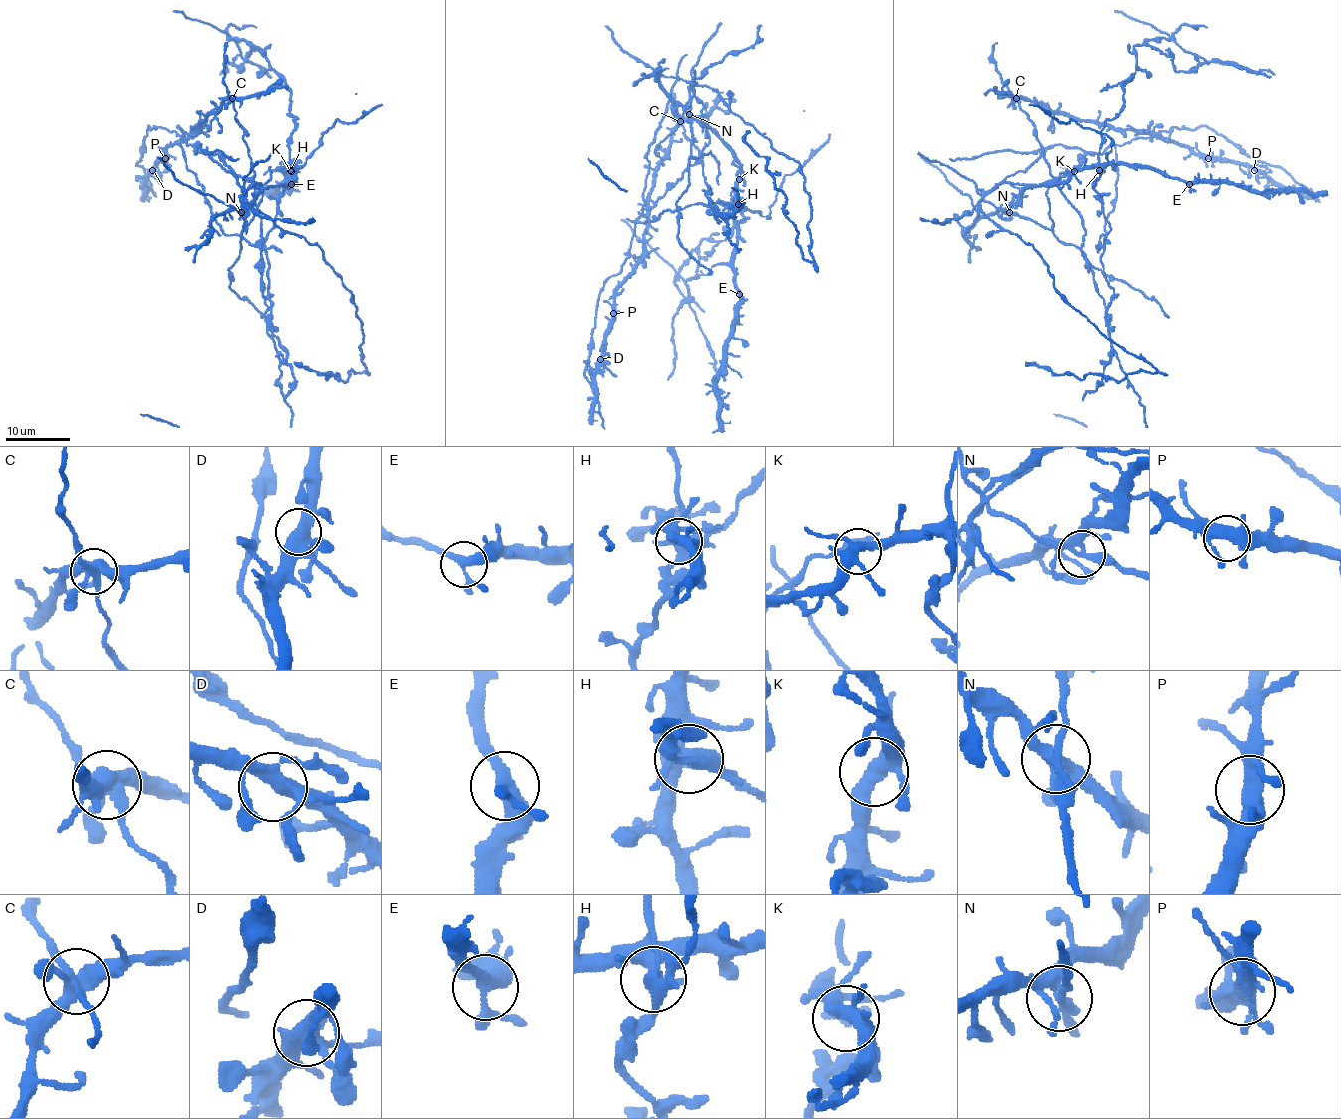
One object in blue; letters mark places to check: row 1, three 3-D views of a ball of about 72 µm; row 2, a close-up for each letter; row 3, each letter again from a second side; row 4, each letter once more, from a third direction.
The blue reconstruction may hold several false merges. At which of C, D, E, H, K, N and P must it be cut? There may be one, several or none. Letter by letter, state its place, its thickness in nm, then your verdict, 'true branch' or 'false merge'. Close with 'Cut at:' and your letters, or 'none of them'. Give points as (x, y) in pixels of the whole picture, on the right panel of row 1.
C: at (1016, 98); 400 nm thick; false merge
D: at (1254, 170); 400 nm thick; true branch
E: at (1189, 184); 340 nm thick; true branch
H: at (1099, 170); 440 nm thick; false merge
K: at (1074, 171); 360 nm thick; true branch
N: at (1009, 212); 280 nm thick; false merge
P: at (1208, 158); 440 nm thick; true branch
Cut at: C, H, N

